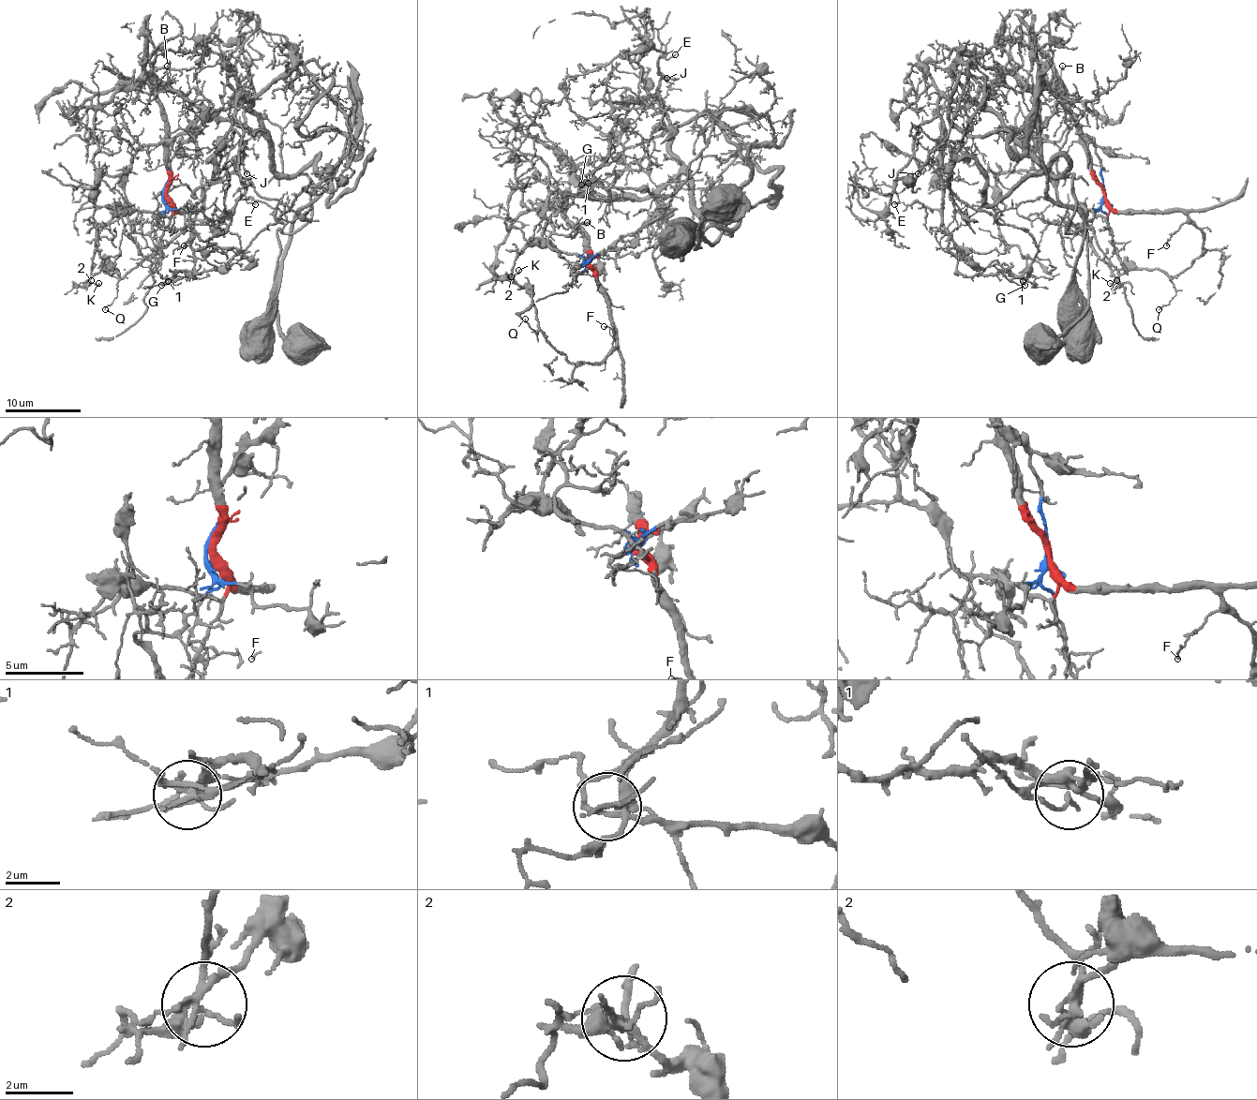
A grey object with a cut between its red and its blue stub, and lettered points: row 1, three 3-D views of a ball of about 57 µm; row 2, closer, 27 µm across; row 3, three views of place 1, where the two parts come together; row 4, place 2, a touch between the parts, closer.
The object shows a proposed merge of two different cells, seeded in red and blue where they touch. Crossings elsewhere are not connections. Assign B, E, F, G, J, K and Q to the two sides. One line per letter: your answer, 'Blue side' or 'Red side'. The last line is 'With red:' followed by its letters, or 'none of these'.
B: Red side
E: Blue side
F: Red side
G: Blue side
J: Blue side
K: Red side
Q: Red side
With red: B, F, K, Q

